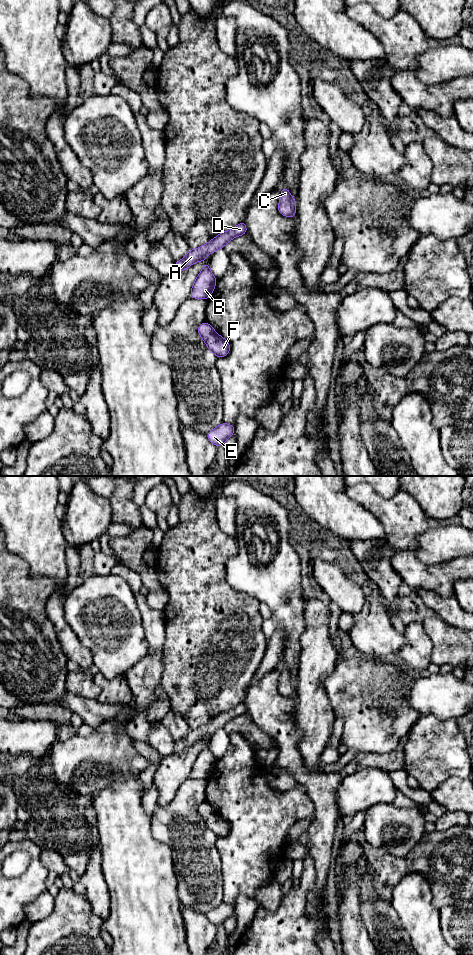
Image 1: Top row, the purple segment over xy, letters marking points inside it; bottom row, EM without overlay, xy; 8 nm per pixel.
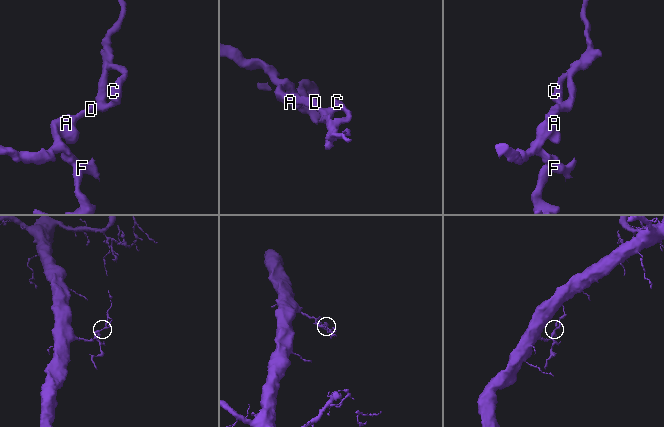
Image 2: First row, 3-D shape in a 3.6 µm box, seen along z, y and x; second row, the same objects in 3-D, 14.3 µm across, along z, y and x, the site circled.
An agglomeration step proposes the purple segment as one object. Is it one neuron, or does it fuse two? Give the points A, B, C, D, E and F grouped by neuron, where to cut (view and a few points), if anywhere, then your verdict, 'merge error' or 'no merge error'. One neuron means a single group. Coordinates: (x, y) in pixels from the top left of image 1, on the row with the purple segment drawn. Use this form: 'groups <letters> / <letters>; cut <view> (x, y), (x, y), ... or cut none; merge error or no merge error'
groups A B C D / E F; cut xy (214, 332), (205, 340); merge error

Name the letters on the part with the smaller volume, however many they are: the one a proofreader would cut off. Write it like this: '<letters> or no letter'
E, F

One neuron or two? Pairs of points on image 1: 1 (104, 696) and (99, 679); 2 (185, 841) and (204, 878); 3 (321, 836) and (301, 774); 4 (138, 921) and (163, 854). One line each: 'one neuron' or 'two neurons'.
1: one neuron
2: one neuron
3: one neuron
4: one neuron

